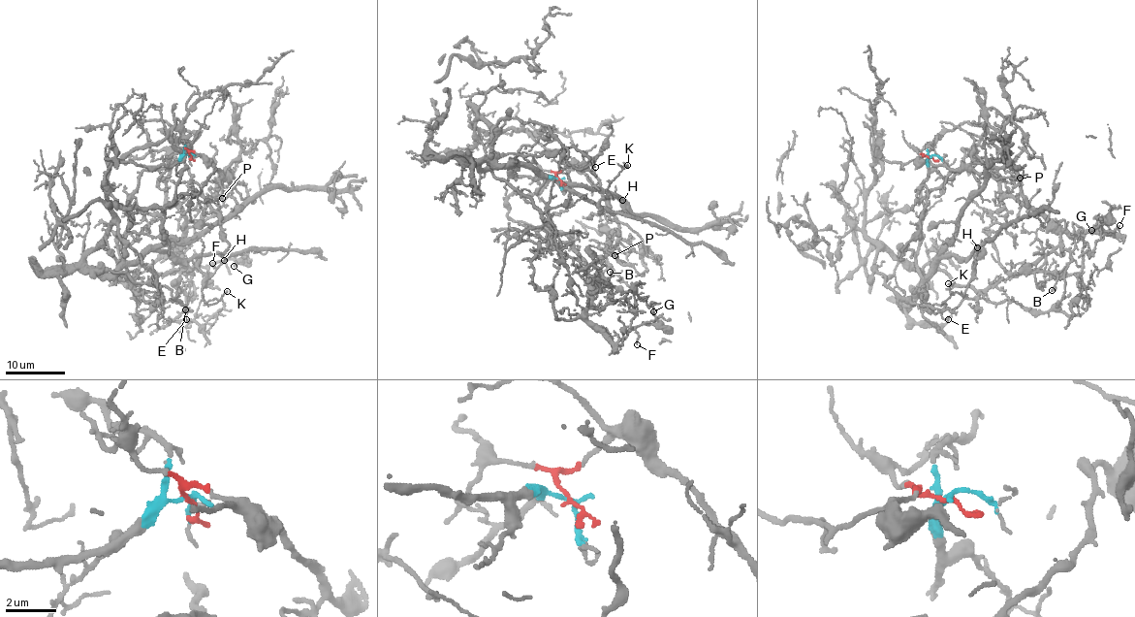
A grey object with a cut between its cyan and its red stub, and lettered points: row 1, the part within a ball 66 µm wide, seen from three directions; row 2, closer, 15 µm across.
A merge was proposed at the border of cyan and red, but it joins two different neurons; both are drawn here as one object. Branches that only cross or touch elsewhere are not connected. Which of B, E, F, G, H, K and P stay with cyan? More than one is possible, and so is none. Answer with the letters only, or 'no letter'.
E, H, K

